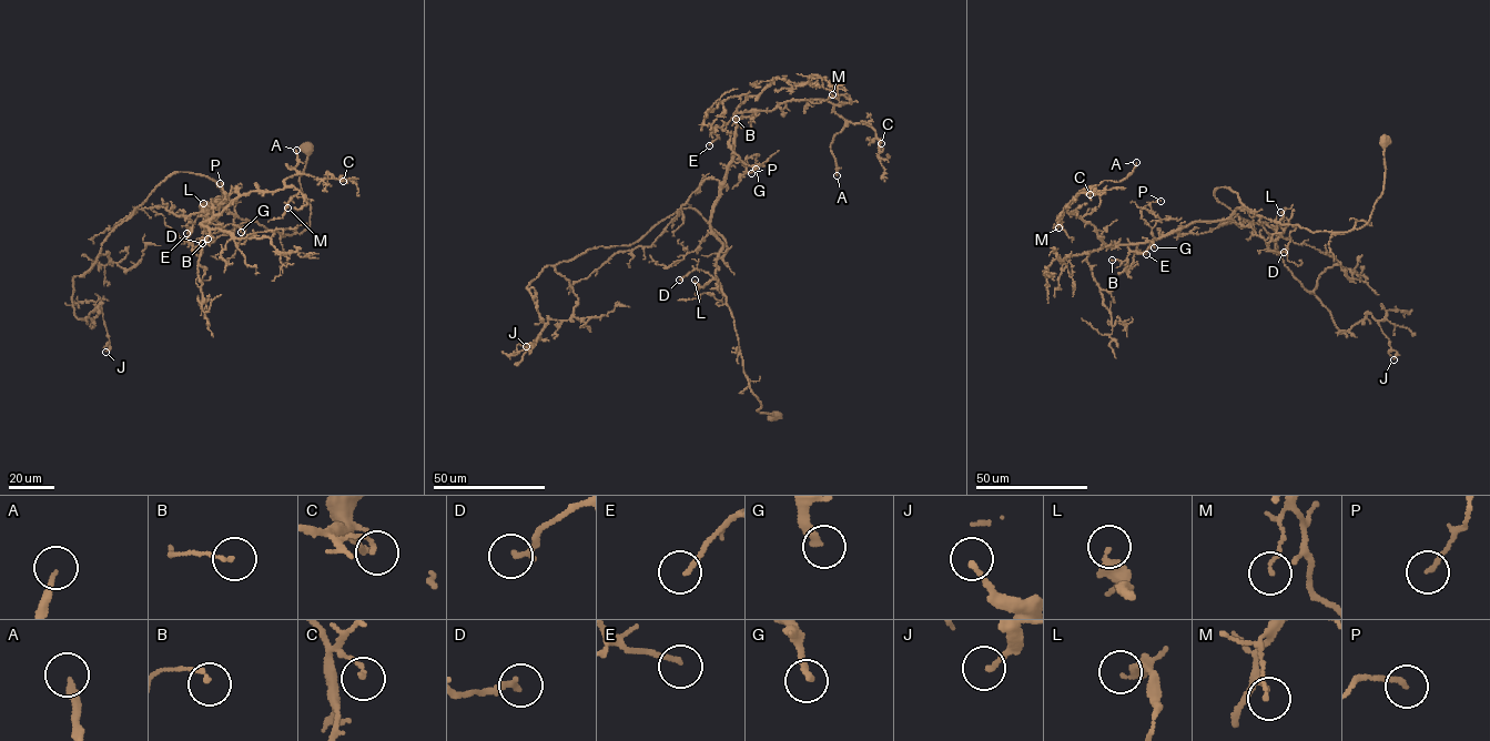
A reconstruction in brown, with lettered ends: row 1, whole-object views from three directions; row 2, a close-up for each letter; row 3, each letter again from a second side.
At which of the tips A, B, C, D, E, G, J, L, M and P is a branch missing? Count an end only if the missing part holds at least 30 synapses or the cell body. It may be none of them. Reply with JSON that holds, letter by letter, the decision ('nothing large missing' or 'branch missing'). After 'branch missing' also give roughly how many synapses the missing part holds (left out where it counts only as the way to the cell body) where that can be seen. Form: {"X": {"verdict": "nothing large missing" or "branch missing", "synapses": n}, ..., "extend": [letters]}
{"A": {"verdict": "branch missing", "synapses": 60}, "B": {"verdict": "nothing large missing"}, "C": {"verdict": "nothing large missing"}, "D": {"verdict": "nothing large missing"}, "E": {"verdict": "nothing large missing"}, "G": {"verdict": "branch missing", "synapses": 35}, "J": {"verdict": "nothing large missing"}, "L": {"verdict": "nothing large missing"}, "M": {"verdict": "nothing large missing"}, "P": {"verdict": "nothing large missing"}, "extend": ["A", "G"]}

